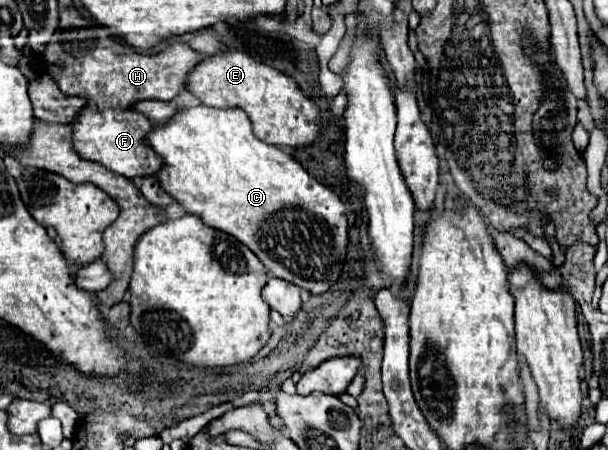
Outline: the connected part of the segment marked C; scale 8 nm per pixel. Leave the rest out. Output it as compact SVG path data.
M190 107L190 109L180 109L180 113L168 123L168 125L160 125L156 127L150 135L148 135L148 143L152 145L152 149L164 159L164 169L158 177L162 189L172 195L188 213L198 215L208 227L214 227L218 231L224 231L232 237L236 237L240 243L244 243L268 269L270 275L290 281L302 289L306 289L312 295L324 295L326 291L332 289L332 285L338 281L340 273L342 273L342 265L346 263L346 249L348 249L348 215L346 215L346 207L340 201L340 197L328 189L326 185L322 185L318 179L314 179L288 151L276 147L276 145L268 145L264 141L260 141L254 133L252 133L252 123L248 119L248 115L242 109L214 109L214 107Z

